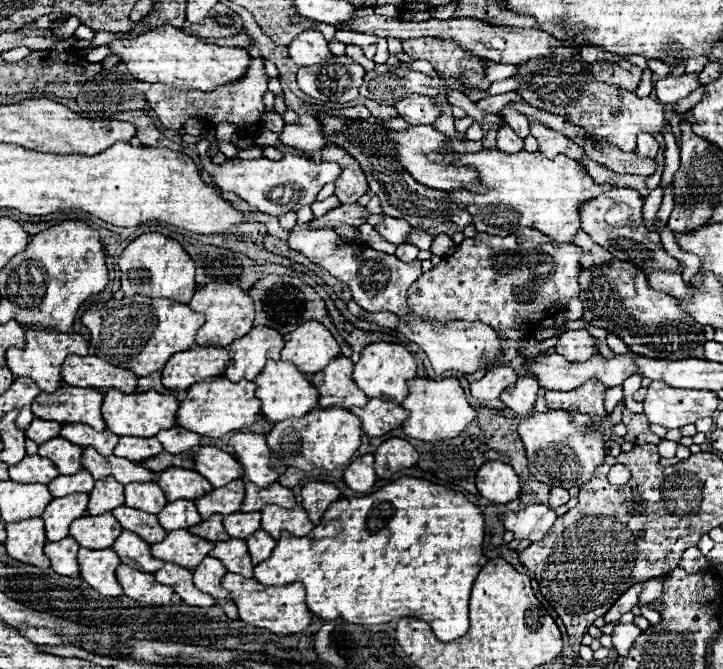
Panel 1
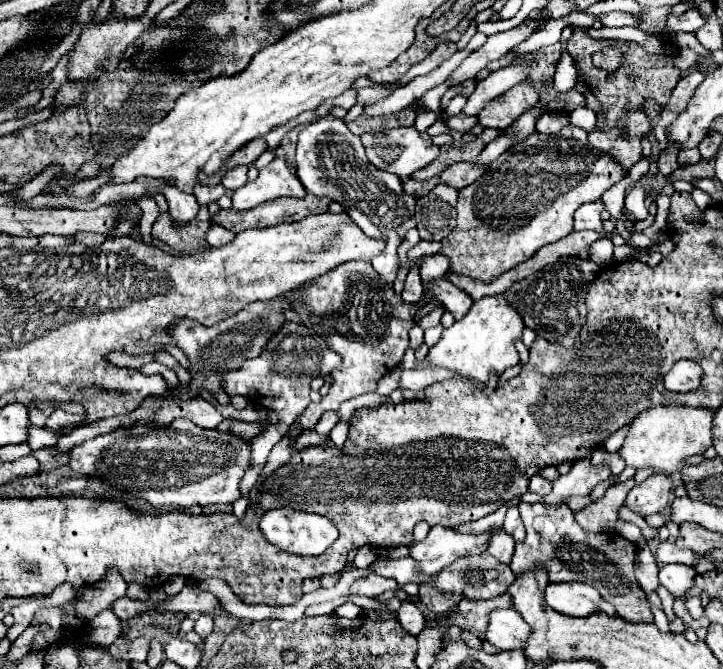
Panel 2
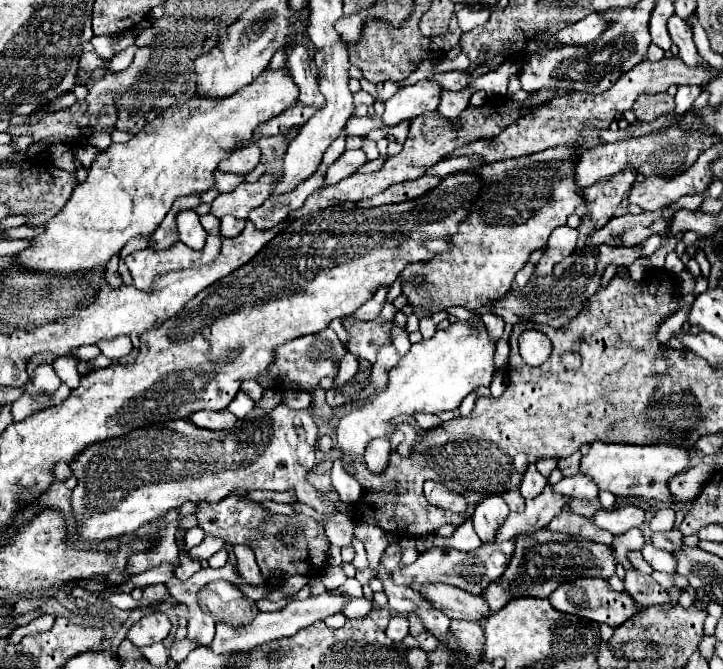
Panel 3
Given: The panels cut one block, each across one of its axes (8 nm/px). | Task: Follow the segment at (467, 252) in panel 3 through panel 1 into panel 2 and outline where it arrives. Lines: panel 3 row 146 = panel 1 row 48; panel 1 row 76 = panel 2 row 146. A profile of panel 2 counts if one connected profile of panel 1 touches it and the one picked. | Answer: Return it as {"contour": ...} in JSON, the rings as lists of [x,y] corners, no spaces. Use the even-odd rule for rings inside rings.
{"contour":[[[566,126],[558,134],[534,134],[524,144],[510,148],[500,158],[490,162],[488,170],[470,186],[462,188],[458,194],[458,224],[452,232],[452,244],[444,240],[442,254],[452,258],[450,272],[492,282],[502,272],[528,260],[538,248],[558,242],[572,232],[574,212],[586,204],[598,200],[610,186],[626,176],[622,168],[608,152],[600,152],[588,142],[588,132],[576,126]]]}

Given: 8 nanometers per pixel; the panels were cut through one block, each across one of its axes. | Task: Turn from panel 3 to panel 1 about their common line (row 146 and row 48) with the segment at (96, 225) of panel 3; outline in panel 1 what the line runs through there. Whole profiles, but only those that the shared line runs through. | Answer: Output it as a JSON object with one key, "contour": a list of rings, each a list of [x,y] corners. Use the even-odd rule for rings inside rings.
{"contour":[[[172,26],[148,30],[132,40],[114,40],[110,42],[110,54],[116,54],[120,62],[126,64],[128,72],[140,82],[146,84],[162,82],[168,86],[180,86],[202,92],[210,92],[216,86],[240,80],[250,62],[250,56],[244,48],[208,44],[196,36],[186,34],[180,28],[174,30]]]}

